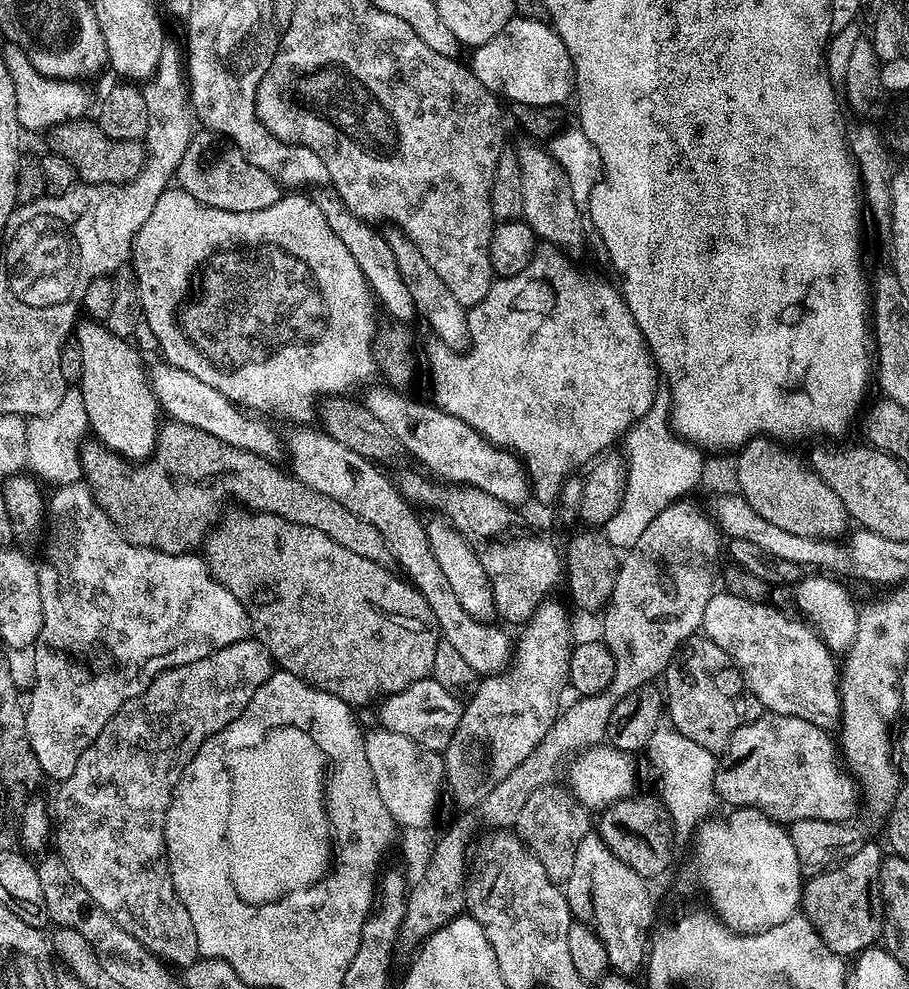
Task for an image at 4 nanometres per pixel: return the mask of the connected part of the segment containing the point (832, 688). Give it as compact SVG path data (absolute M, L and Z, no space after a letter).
M731 590L713 591L710 602L706 602L706 610L702 610L702 635L714 642L714 646L722 646L722 650L730 654L732 663L740 669L749 692L758 698L761 709L802 718L806 722L814 722L819 728L827 729L828 724L833 725L839 719L842 710L837 657L803 619L791 620L786 613L779 612L768 604L758 603L757 599Z

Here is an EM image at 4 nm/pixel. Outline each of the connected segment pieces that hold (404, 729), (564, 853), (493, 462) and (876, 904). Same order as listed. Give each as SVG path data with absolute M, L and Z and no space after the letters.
M431 678L419 680L406 686L406 690L383 697L380 706L378 724L381 729L412 739L418 746L439 754L448 747L450 738L454 738L462 711L461 701L446 694L446 690L442 690L442 686L438 686L438 682Z
M556 787L539 788L526 798L522 810L518 810L514 832L524 847L538 860L549 879L555 884L563 885L570 878L578 842L590 830L590 812L569 791L563 792Z
M391 387L372 388L362 397L364 407L378 418L391 430L396 439L397 445L404 448L416 460L421 460L432 472L437 472L439 479L444 482L451 482L456 486L467 486L469 488L481 488L486 494L490 494L494 500L501 500L504 504L521 506L530 500L530 481L522 460L516 452L506 447L497 446L491 443L478 430L474 430L462 418L454 418L454 414L446 414L442 409L433 406L431 403L419 404L408 396L403 396L403 391L393 390Z
M861 843L858 854L826 872L815 873L802 888L802 915L830 951L852 958L881 939L884 913L880 903L882 855L876 844Z

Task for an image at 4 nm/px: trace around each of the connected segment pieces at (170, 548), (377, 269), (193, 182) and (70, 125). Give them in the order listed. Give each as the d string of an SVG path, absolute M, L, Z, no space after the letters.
M168 422L156 433L156 444L150 458L133 466L123 456L101 444L99 440L89 439L89 444L81 443L78 448L80 471L83 483L87 484L96 504L112 520L112 525L119 530L121 536L131 544L143 548L153 548L166 554L183 556L191 553L192 548L201 543L206 534L206 527L200 516L208 516L212 512L212 496L237 496L241 505L257 512L272 512L284 520L295 524L305 524L314 530L322 530L326 538L338 542L338 546L346 546L358 558L370 558L377 562L389 559L390 553L384 547L384 540L366 522L366 518L358 518L342 502L334 502L334 498L326 498L326 494L318 494L318 490L310 490L301 480L275 468L268 456L259 456L256 452L247 452L238 446L230 446L230 442L222 442L222 438L214 438L214 434L206 434L206 430L198 430L194 426Z
M324 190L317 191L314 199L319 204L322 214L326 214L326 222L330 222L330 230L334 230L334 234L338 234L342 246L346 246L346 250L350 250L354 262L358 262L358 266L362 270L362 274L366 278L368 287L372 290L372 295L380 304L393 316L393 321L408 322L404 320L416 320L417 312L414 304L414 298L410 296L410 289L406 286L406 282L402 280L402 274L398 272L398 262L394 262L394 250L390 250L388 245L388 236L385 233L375 232L373 225L367 220L359 220L347 206L345 206L340 197L335 194L327 196Z
M200 130L195 133L186 150L182 154L182 162L178 166L175 179L179 187L188 192L198 202L218 210L231 212L249 212L250 210L266 210L266 206L274 206L282 195L282 186L266 170L258 170L247 160L241 152L227 150L212 156L213 137L207 131Z
M88 118L67 120L47 133L53 153L66 158L76 168L76 175L86 184L129 184L144 169L146 148L139 140L115 140Z

